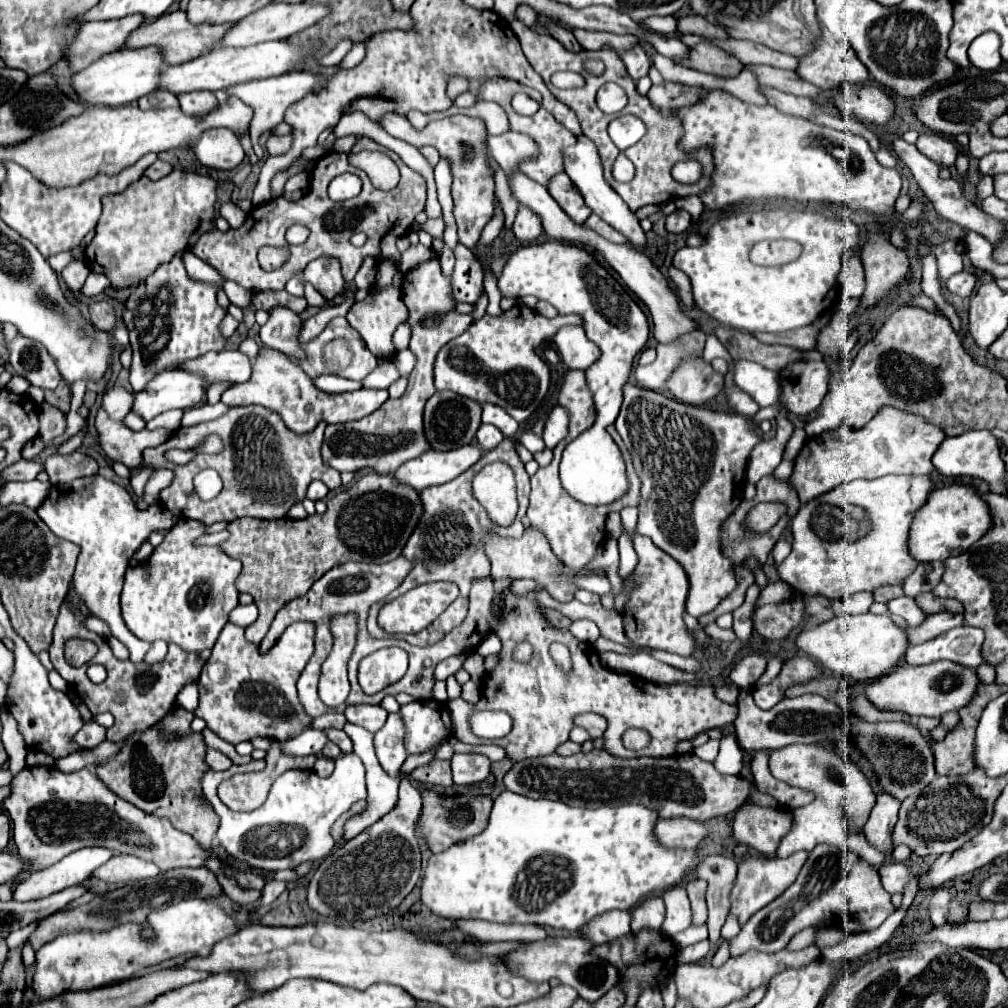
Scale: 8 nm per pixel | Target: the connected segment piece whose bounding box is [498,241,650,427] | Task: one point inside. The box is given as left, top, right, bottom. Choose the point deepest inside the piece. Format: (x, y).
(576, 283)

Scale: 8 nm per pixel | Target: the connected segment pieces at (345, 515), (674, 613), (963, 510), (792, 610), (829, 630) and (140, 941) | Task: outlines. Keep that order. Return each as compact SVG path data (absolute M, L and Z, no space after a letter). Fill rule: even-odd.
M368 471L354 485L328 499L326 513L314 513L302 521L292 521L290 517L278 521L240 517L230 521L226 525L230 537L220 543L220 549L242 563L236 589L250 593L260 611L258 619L246 627L246 639L260 645L278 609L306 595L312 583L334 565L346 561L380 565L396 559L418 523L418 515L422 515L418 491L394 483L392 475Z
M632 533L634 549L638 555L636 569L624 579L626 583L634 583L634 589L630 591L630 597L622 611L624 621L624 633L632 645L648 645L654 649L664 649L682 657L692 655L696 641L686 631L686 625L682 621L684 615L684 601L688 595L688 579L678 561L674 561L670 555L666 555L662 549L658 549L650 537L642 537Z
M942 487L932 491L914 515L908 533L908 551L916 561L942 561L950 555L960 555L960 551L966 551L978 535L986 533L986 527L990 527L990 513L986 513L986 503L982 503L982 497L972 487Z
M792 599L788 603L766 605L752 611L752 625L764 639L786 639L788 633L802 623L804 603ZM776 609L776 611L774 611Z
M838 615L814 629L804 629L796 637L798 651L816 659L824 669L834 673L836 677L848 677L856 681L876 679L878 675L886 675L908 649L906 631L900 631L890 615Z
M184 899L180 903L170 903L164 905L162 909L156 909L148 915L146 919L150 927L154 929L154 937L146 939L142 937L142 929L136 923L124 923L114 927L112 931L78 931L78 933L66 933L56 937L54 941L42 945L36 951L36 973L34 973L34 983L32 989L36 991L38 997L42 999L52 999L52 995L62 995L68 991L88 991L102 987L110 981L118 979L128 979L132 975L142 973L148 967L154 967L166 959L174 959L180 955L208 955L210 947L218 941L224 939L226 935L232 935L238 927L232 917L228 917L216 903L214 899Z

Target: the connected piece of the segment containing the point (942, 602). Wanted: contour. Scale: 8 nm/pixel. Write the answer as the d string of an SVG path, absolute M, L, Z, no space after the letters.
M932 592L922 593L918 595L918 605L926 613L938 613L942 611L949 611L951 613L963 613L963 605L960 605L956 599L934 599Z

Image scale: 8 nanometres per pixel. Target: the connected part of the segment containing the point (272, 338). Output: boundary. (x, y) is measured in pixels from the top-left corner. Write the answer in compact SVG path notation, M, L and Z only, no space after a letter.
M276 307L270 311L268 323L260 327L260 341L266 347L278 349L282 353L302 355L300 343L296 339L300 327L302 327L302 319L298 317L298 313L284 307Z

